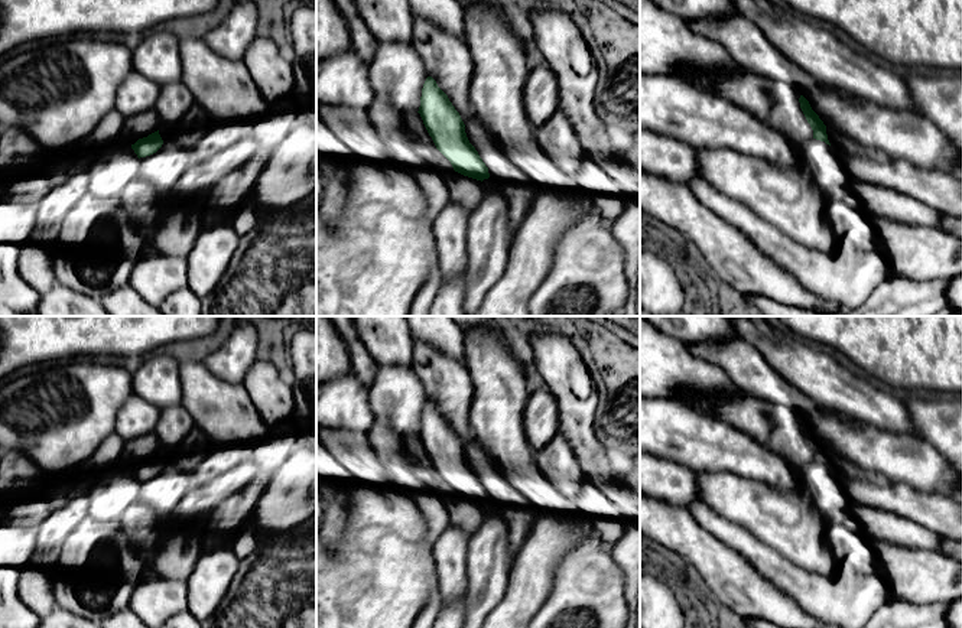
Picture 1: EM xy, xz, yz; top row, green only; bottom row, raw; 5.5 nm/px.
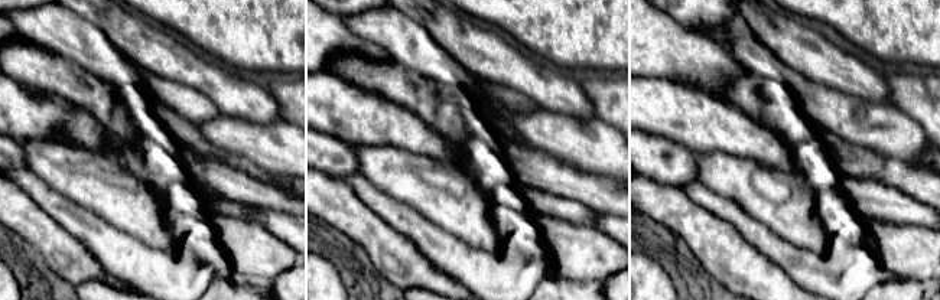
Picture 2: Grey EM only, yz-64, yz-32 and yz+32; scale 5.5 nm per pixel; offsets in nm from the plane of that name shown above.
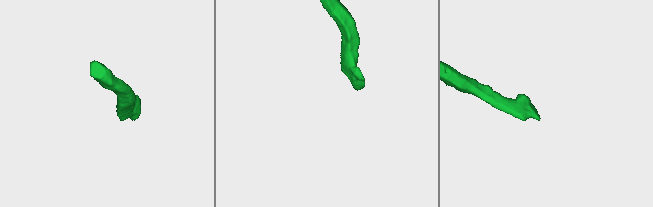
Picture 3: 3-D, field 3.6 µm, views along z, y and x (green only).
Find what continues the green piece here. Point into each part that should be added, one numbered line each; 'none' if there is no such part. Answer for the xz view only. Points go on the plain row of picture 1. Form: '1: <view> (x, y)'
1: xz (490, 508)

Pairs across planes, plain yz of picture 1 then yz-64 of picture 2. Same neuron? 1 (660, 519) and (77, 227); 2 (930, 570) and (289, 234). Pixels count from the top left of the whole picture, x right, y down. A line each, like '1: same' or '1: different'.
1: different
2: different

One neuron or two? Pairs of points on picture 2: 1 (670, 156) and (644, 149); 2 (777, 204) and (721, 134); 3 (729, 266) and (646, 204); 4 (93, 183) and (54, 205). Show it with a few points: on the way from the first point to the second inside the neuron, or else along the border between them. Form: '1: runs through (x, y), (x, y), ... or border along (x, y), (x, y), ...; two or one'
1: runs through (664, 156), (650, 155); one
2: border along (706, 152), (725, 152), (773, 166); two
3: runs through (709, 245), (666, 205); one
4: border along (39, 178), (48, 186), (96, 215); two

